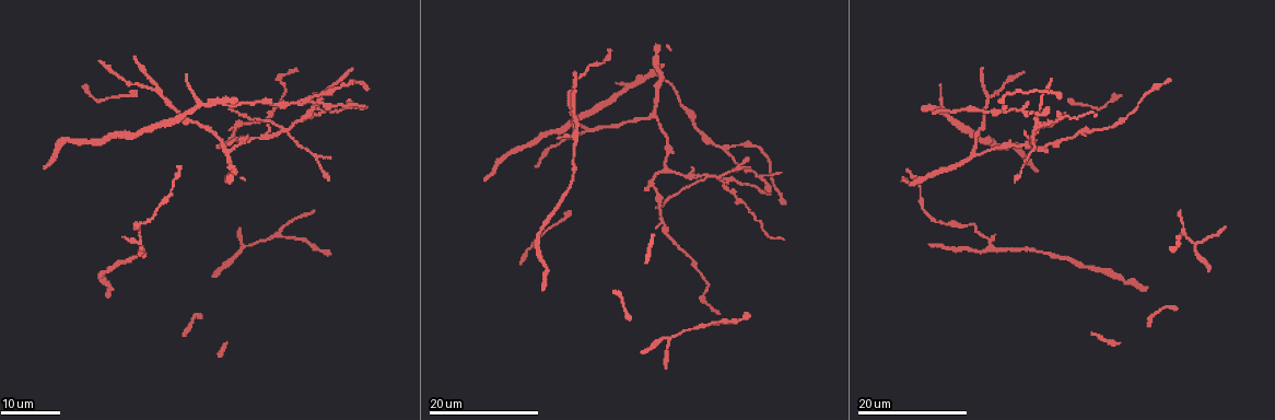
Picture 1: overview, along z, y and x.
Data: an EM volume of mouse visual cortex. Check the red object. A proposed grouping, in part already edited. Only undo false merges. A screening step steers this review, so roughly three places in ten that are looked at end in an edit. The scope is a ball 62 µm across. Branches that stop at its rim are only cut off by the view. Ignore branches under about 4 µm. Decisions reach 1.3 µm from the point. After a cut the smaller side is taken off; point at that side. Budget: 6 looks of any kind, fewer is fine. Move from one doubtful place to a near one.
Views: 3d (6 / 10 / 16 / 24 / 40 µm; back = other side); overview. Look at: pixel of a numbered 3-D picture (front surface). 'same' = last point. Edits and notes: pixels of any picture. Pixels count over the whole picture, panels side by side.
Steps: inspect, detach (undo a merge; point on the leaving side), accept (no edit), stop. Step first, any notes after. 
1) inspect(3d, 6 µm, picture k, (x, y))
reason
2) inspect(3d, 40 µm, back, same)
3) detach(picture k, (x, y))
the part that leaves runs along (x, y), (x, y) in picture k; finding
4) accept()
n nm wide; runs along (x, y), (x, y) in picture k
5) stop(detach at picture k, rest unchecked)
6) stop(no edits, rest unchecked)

inspect(3d, 16 µm, picture 1, (300, 99))

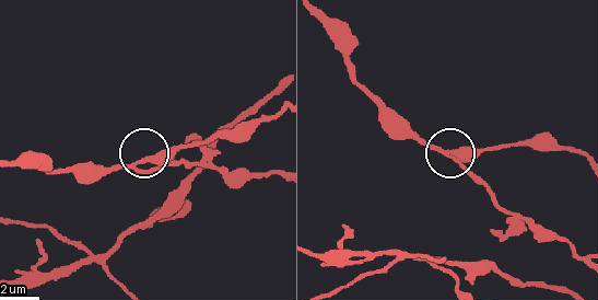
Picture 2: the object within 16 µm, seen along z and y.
inspect(3d, 10 µm, picture 2, (451, 150))

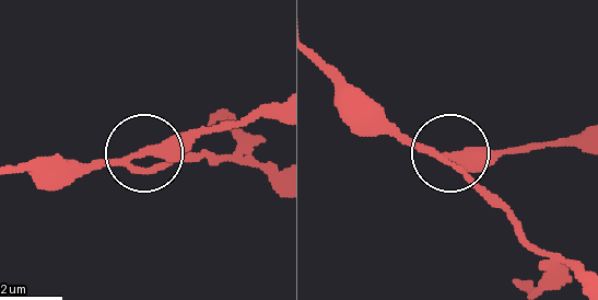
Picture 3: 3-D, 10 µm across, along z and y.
accept()
3 arms; continuous, no second cell

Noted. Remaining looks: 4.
inspect(3d, 24 µm, picture 1, (1021, 109))
three arms meet

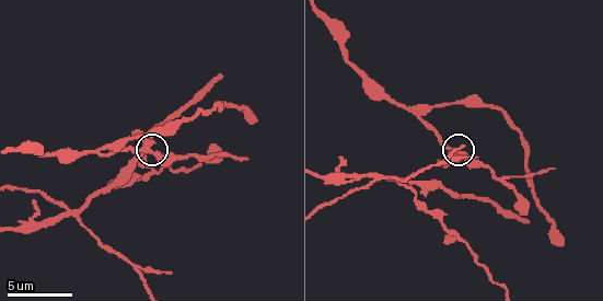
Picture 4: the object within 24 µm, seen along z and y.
inspect(3d, 10 µm, picture 4, (144, 149))
zoom in

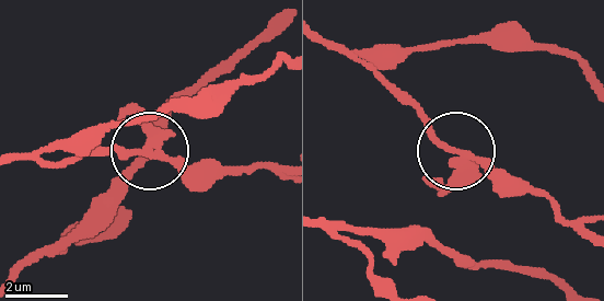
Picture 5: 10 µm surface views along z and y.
accept()
3 arms; all the same cell

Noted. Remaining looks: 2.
inspect(3d, 16 µm, picture 1, (663, 222))
three-way junction

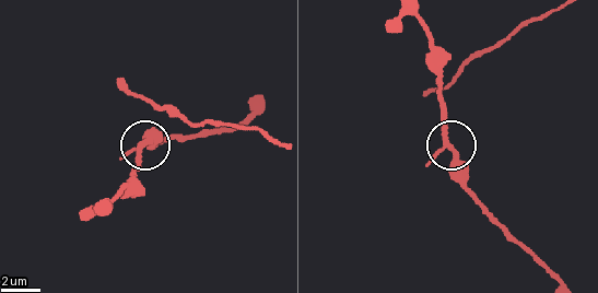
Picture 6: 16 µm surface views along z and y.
inspect(3d, 6 µm, picture 6, (148, 144))

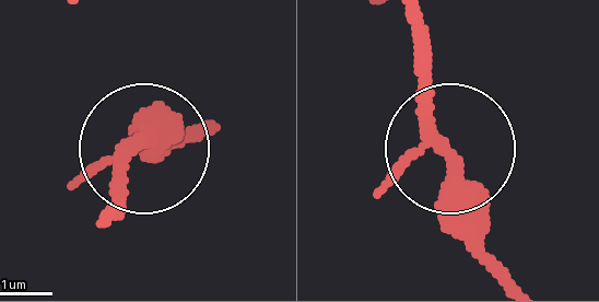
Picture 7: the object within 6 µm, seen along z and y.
accept()
runs along (412, 18), (424, 109), (450, 161), (450, 213), (485, 262) in picture 7; all the same cell

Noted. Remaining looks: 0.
stop(no edits, rest unchecked)

